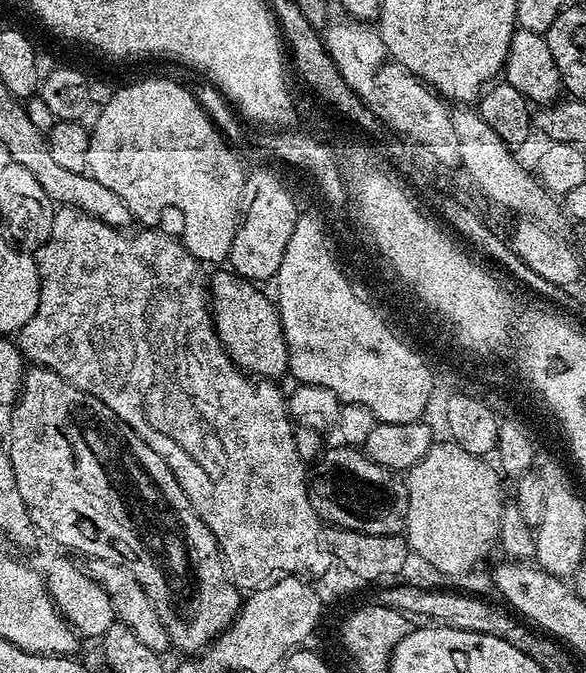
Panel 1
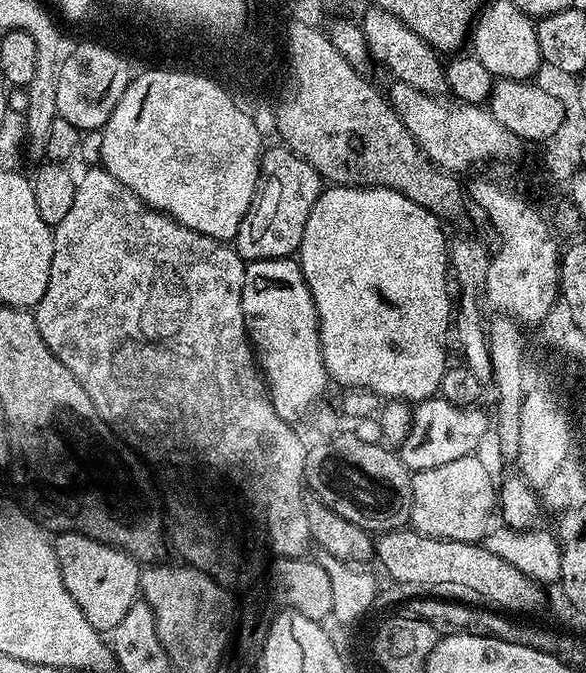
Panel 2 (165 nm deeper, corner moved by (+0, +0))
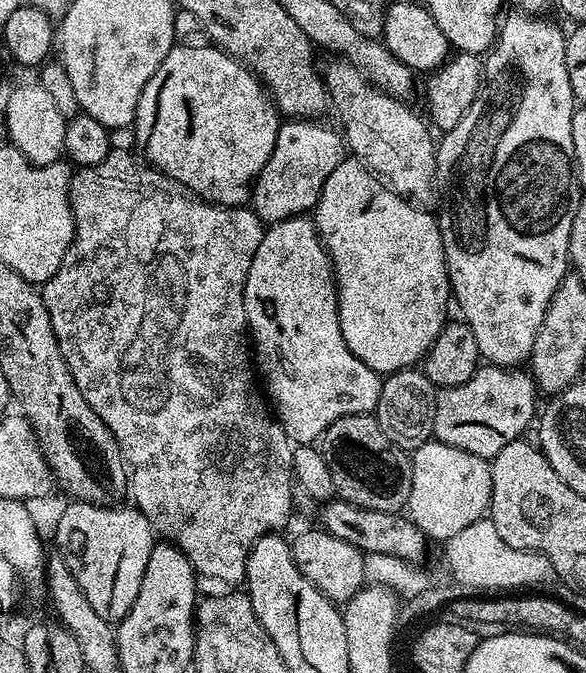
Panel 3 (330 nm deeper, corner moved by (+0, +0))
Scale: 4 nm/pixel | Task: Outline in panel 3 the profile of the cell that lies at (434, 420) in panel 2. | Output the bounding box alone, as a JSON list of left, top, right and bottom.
[432,366,538,461]

